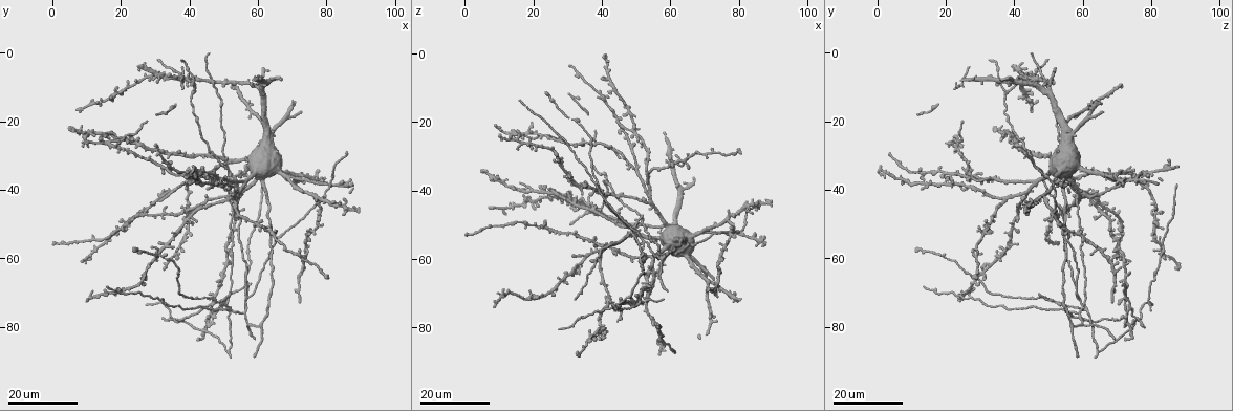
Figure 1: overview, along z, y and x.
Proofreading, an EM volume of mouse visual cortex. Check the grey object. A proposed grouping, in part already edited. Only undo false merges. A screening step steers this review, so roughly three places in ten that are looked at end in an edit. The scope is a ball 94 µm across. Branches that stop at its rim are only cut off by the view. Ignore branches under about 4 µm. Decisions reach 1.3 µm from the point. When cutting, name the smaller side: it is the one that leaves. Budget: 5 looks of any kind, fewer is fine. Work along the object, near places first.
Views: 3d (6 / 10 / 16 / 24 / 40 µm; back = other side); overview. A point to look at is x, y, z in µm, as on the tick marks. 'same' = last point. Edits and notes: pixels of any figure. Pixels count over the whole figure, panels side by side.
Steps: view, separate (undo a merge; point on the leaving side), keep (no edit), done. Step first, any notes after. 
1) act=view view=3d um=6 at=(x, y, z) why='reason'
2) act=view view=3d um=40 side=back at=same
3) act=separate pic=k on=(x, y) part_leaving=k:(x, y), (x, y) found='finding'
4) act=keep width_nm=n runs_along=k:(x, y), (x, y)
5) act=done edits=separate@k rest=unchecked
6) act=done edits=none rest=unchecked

act=view view=3d um=16 at=(19.0, 25.0, 39.0) why='four or more arms meet'

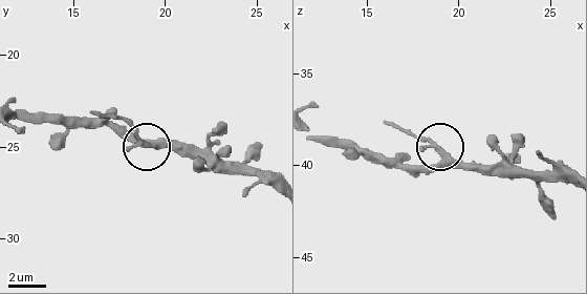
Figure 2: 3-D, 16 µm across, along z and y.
act=view view=3d um=10 at=(19.1, 24.8, 39.5)

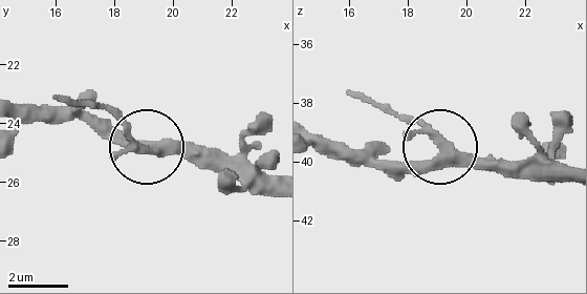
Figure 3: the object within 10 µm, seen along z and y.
act=keep arms=4 runs_along=3:(274, 192), (148, 150), (103, 105) found='all the same neuron'

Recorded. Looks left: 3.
act=view view=3d um=16 at=(39.0, 8.0, 45.5) why='four or more arms meet'

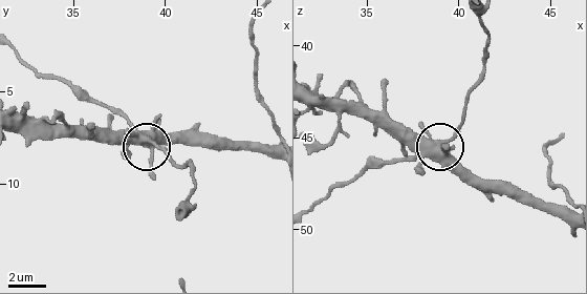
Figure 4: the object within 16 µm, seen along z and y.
act=view view=3d um=10 at=(38.8, 7.5, 45.3)

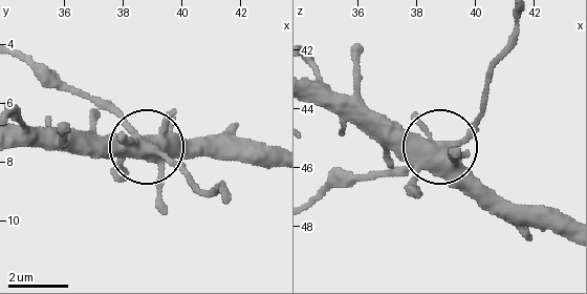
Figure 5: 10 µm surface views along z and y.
act=keep found='all the same neuron'

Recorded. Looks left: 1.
act=done edits=none rest=unchecked

